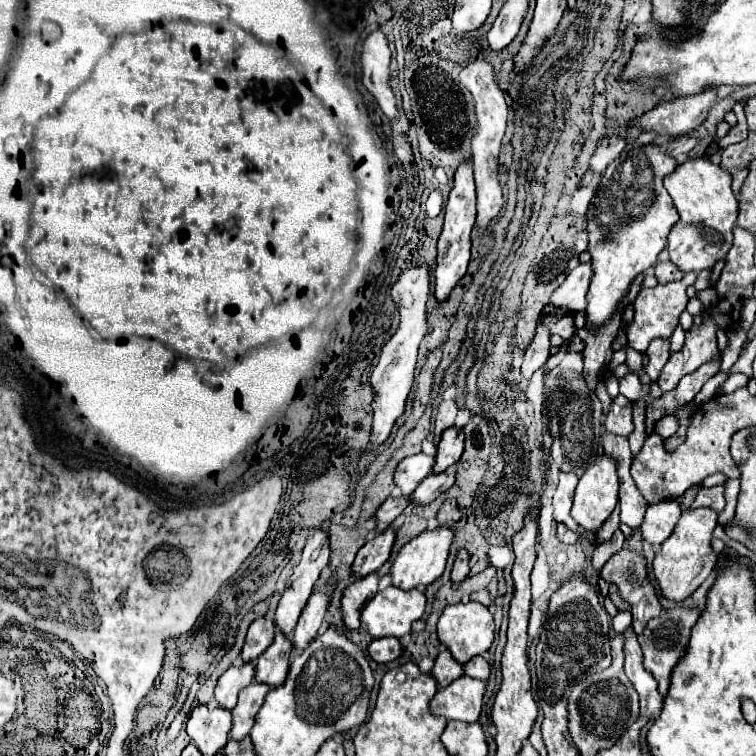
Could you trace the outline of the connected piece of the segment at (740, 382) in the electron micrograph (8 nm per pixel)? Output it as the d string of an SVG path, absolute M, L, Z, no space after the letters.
M730 374L730 378L724 382L724 386L720 386L724 392L734 392L742 386L746 386L748 382L748 376L746 374Z

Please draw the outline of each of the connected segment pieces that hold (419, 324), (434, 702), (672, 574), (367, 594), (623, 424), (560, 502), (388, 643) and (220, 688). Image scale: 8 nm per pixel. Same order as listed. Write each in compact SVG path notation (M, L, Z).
M426 262L406 268L396 284L390 290L390 296L400 312L400 328L398 332L386 342L386 346L382 348L382 356L378 366L374 368L370 382L372 388L376 392L374 402L372 402L372 410L374 410L374 424L372 424L372 444L384 444L386 438L390 436L390 430L394 426L394 422L402 416L404 406L406 406L406 398L412 390L412 380L414 380L414 366L416 366L416 354L418 354L418 346L420 340L424 338L424 334L428 332L428 322L426 322L426 302L428 302L428 294L430 294L430 266Z
M460 676L450 686L440 688L430 700L430 710L436 716L460 722L476 722L482 712L484 682L470 676Z
M698 508L698 510L682 512L674 532L670 534L670 538L664 540L664 544L660 546L660 552L656 552L652 572L654 572L654 580L660 588L660 594L666 600L670 600L670 602L686 600L688 596L694 594L694 590L714 570L718 556L710 548L710 540L712 540L712 532L716 526L716 516L718 514L712 512L710 508Z
M370 574L366 578L360 578L352 582L344 594L342 594L342 622L348 630L360 628L360 608L364 608L366 600L372 600L372 596L378 592L378 576Z
M618 394L612 400L612 406L610 406L610 410L606 414L606 420L604 420L604 428L606 428L606 432L616 434L616 436L628 436L634 430L632 402L626 396Z
M560 472L560 482L554 490L554 520L566 524L570 530L588 536L588 540L594 544L594 538L590 532L584 532L584 528L580 528L580 524L574 522L574 518L570 516L570 508L572 508L572 498L574 498L574 488L578 484L578 478L572 476L572 472Z
M378 638L378 640L372 640L368 646L368 656L378 664L386 664L398 658L400 654L402 654L402 646L396 638Z
M246 662L244 666L230 666L216 684L216 702L220 708L232 710L238 702L238 694L244 686L254 680L254 664Z

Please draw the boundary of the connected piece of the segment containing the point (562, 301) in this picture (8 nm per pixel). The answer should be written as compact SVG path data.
M578 264L562 282L558 290L550 296L550 304L556 308L568 308L568 312L584 312L586 292L592 278L590 264Z

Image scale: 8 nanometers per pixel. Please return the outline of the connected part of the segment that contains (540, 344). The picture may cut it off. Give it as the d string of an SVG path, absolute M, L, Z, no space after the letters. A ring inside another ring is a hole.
M544 326L538 328L532 344L528 346L524 354L524 364L522 364L522 378L530 380L530 376L540 370L550 356L550 334Z

